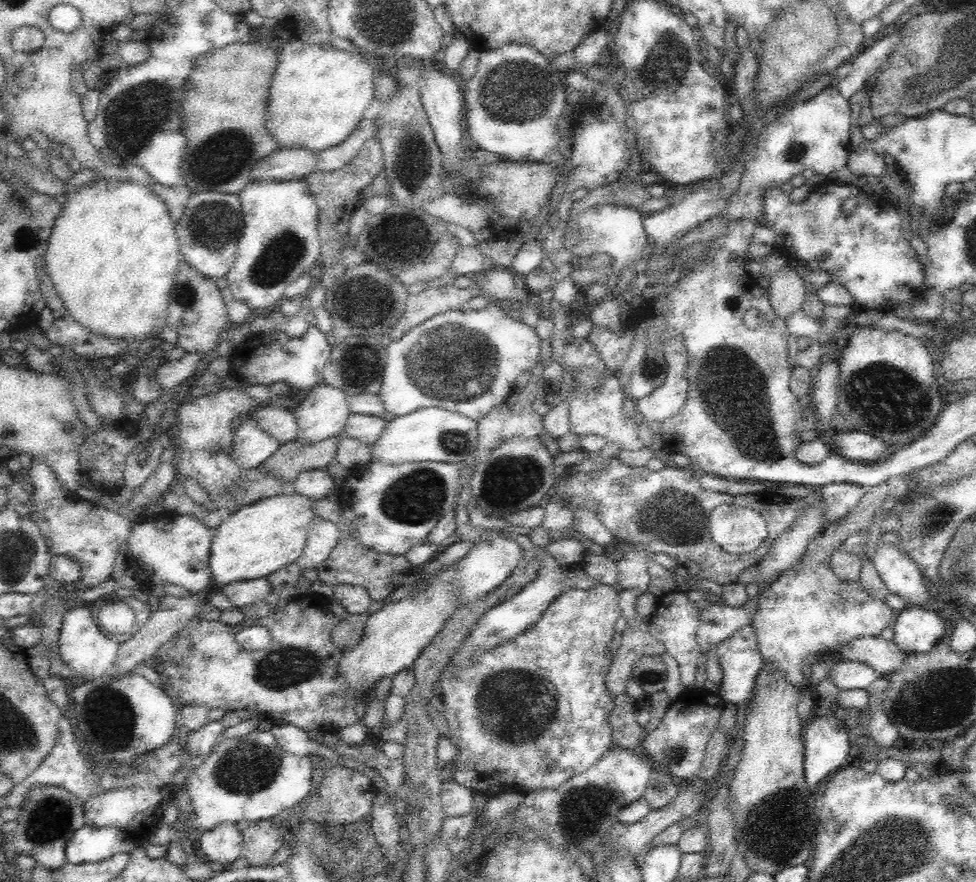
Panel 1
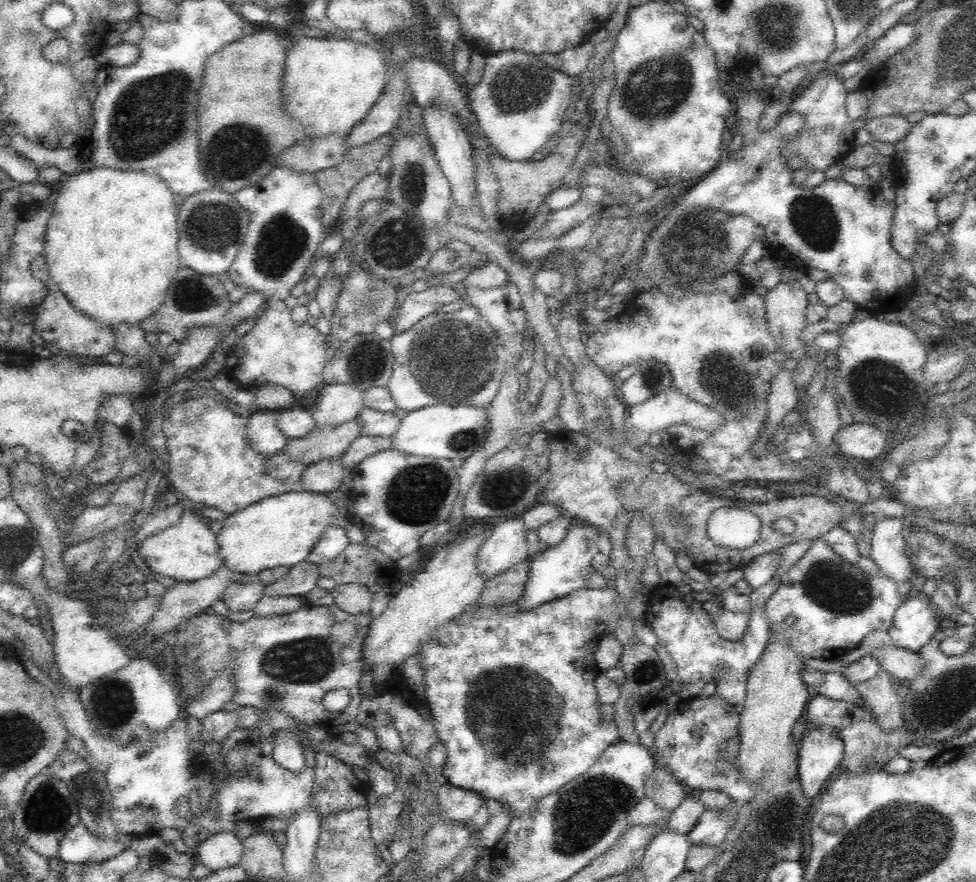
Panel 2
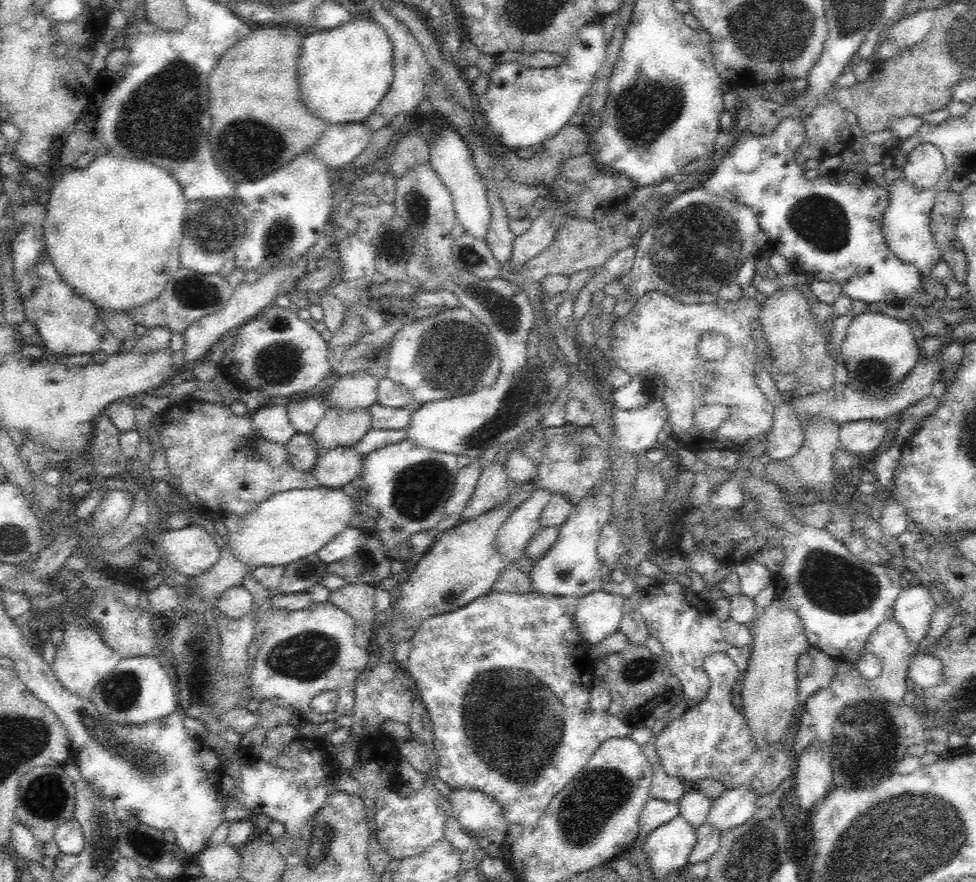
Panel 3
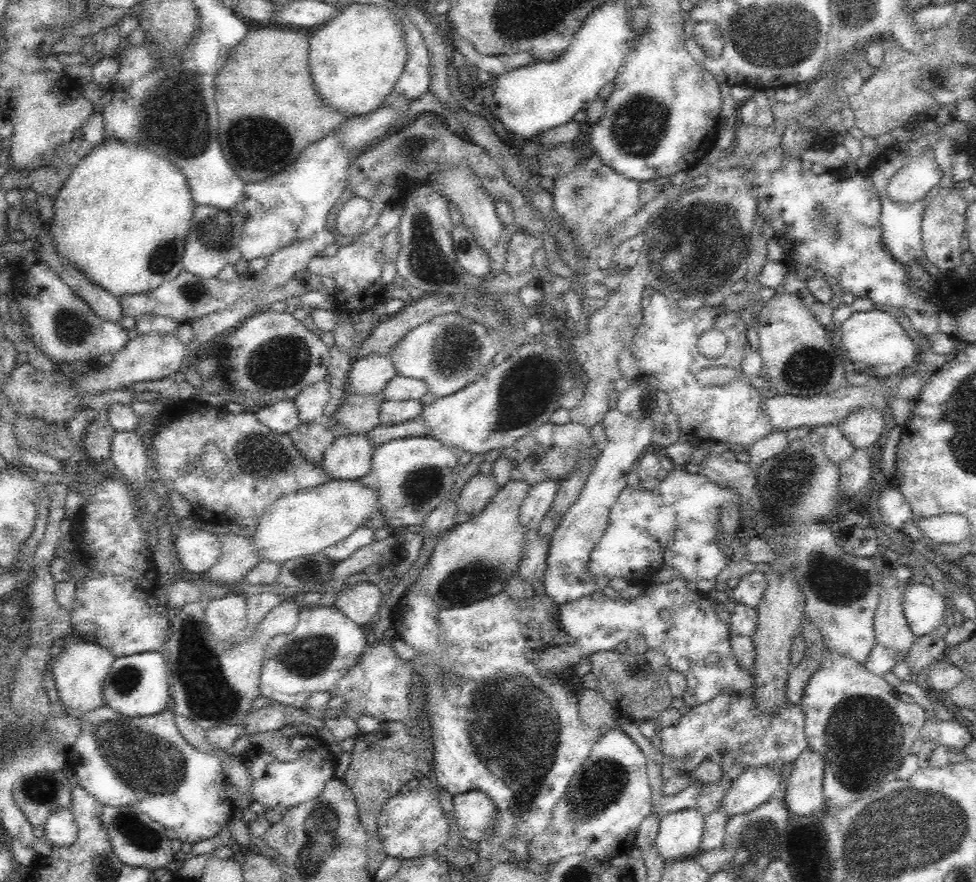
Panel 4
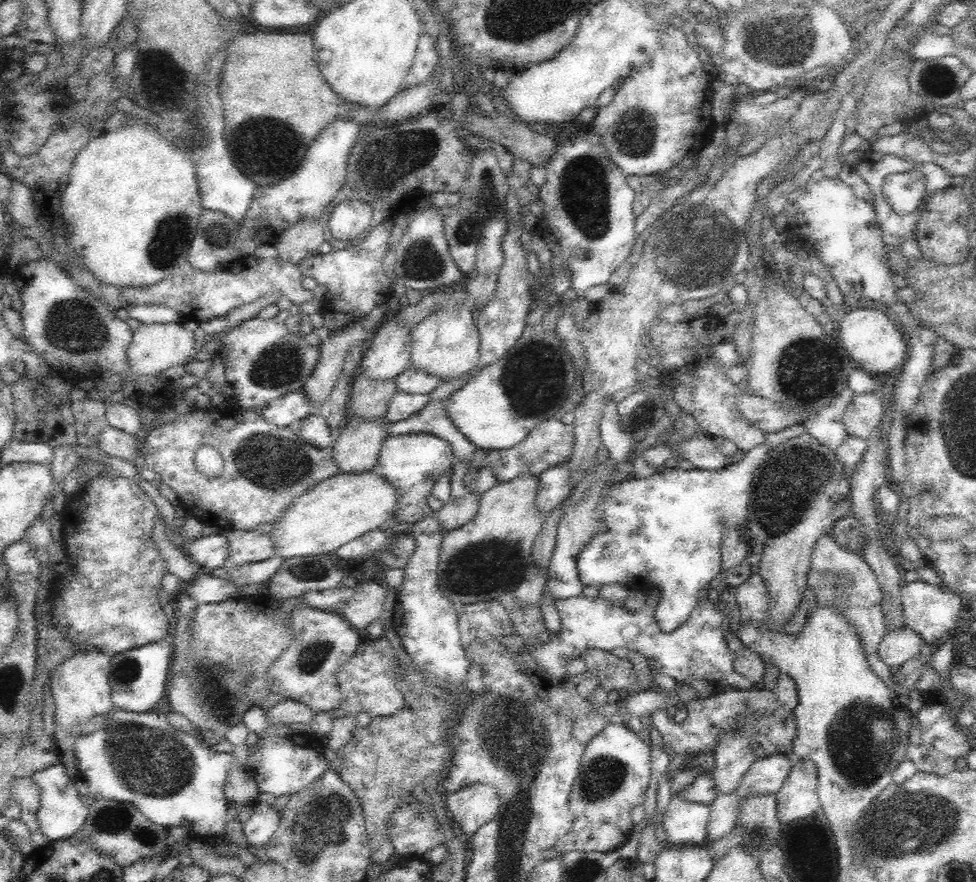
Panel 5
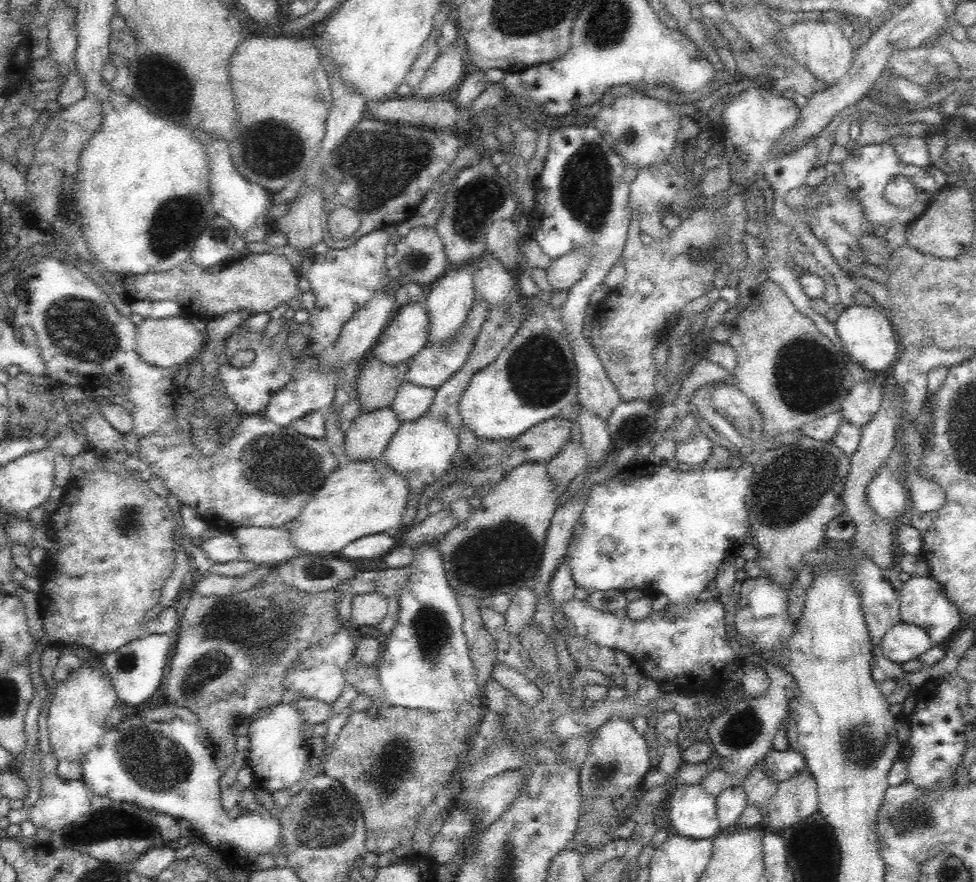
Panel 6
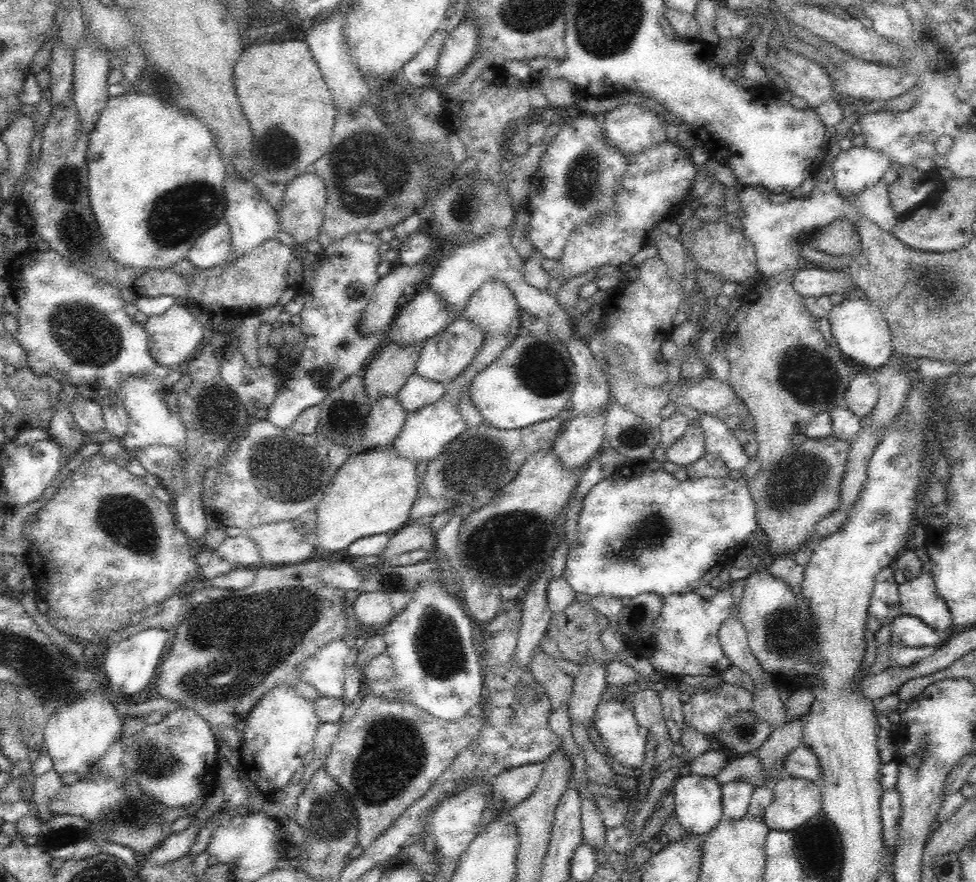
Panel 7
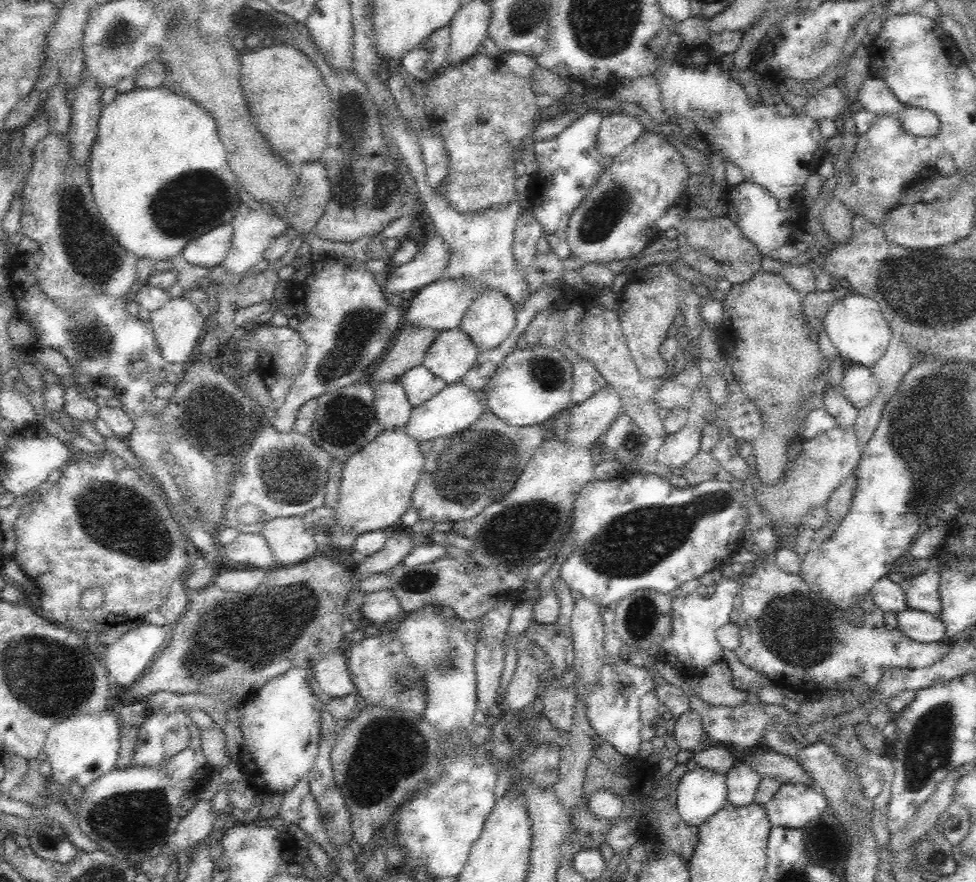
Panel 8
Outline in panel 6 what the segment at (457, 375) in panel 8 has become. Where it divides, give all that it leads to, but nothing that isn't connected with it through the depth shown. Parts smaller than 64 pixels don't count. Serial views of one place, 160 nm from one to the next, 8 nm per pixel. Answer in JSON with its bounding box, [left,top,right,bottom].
[406,296,489,389]

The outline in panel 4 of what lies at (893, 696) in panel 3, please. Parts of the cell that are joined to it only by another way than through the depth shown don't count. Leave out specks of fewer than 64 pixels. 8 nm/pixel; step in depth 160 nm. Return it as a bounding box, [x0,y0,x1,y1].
[874,561,917,660]

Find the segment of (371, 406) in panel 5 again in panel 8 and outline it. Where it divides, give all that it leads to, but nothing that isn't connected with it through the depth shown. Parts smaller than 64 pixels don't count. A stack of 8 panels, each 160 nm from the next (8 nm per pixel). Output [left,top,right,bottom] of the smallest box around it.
[371,321,437,384]

